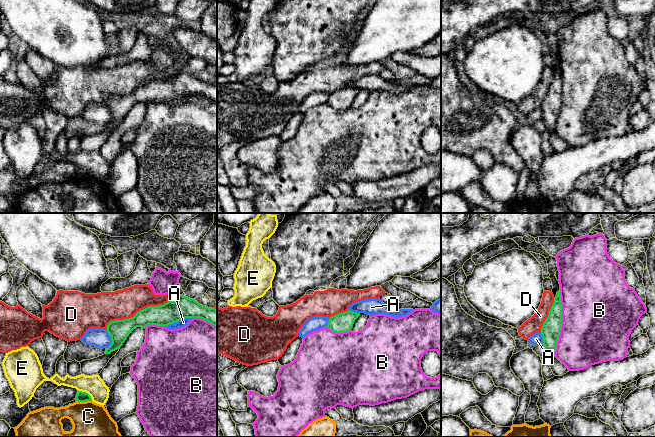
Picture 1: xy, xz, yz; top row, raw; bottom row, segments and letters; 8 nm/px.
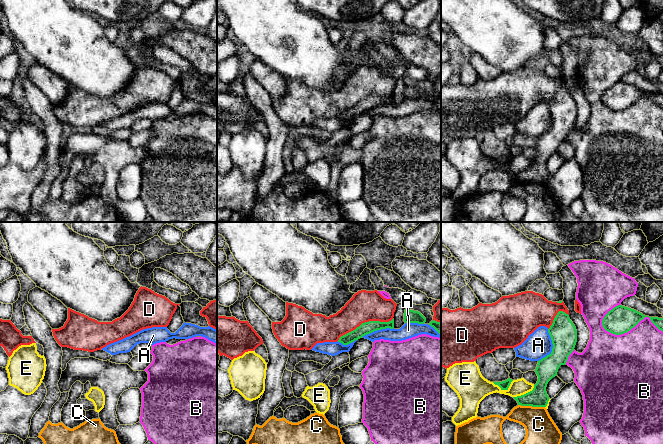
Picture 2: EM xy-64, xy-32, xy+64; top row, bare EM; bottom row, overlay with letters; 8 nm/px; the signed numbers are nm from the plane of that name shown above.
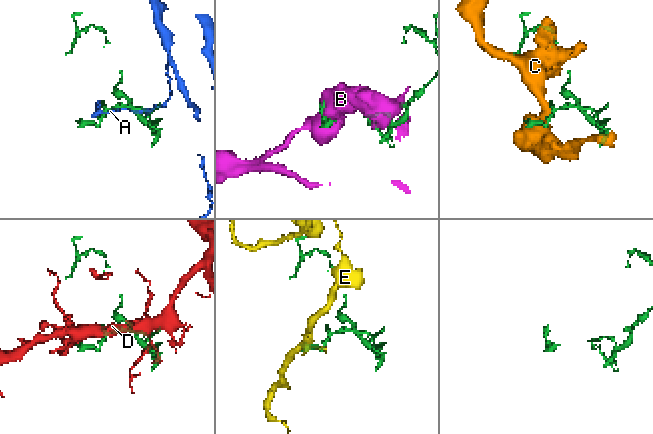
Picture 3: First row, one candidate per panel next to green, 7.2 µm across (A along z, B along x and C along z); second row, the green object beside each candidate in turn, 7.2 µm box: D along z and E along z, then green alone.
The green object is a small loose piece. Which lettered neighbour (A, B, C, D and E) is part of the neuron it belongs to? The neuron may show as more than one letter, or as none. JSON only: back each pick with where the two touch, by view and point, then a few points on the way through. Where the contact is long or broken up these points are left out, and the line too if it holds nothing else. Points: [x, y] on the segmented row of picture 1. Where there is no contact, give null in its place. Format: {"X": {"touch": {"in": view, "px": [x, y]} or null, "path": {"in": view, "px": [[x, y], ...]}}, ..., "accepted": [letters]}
{"D": {"touch": {"in": "xy", "px": [124, 319]}}, "accepted": ["D"]}

